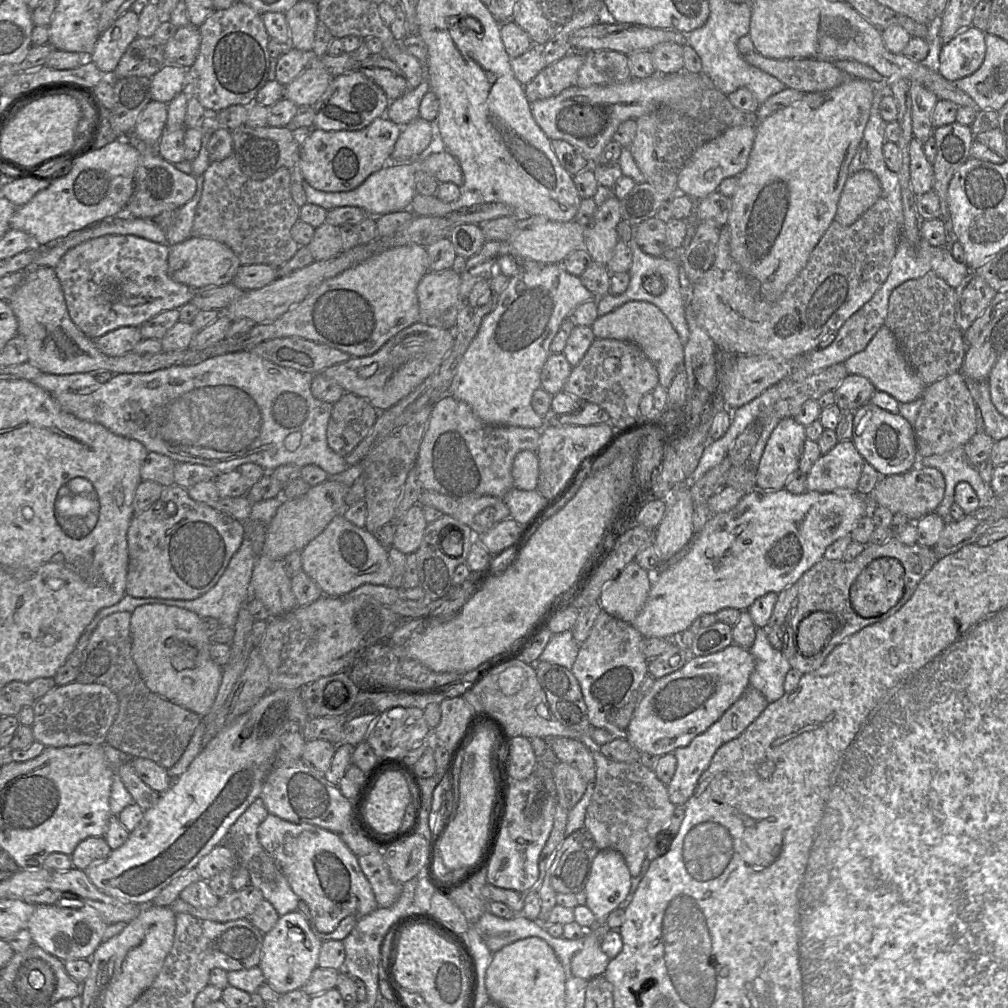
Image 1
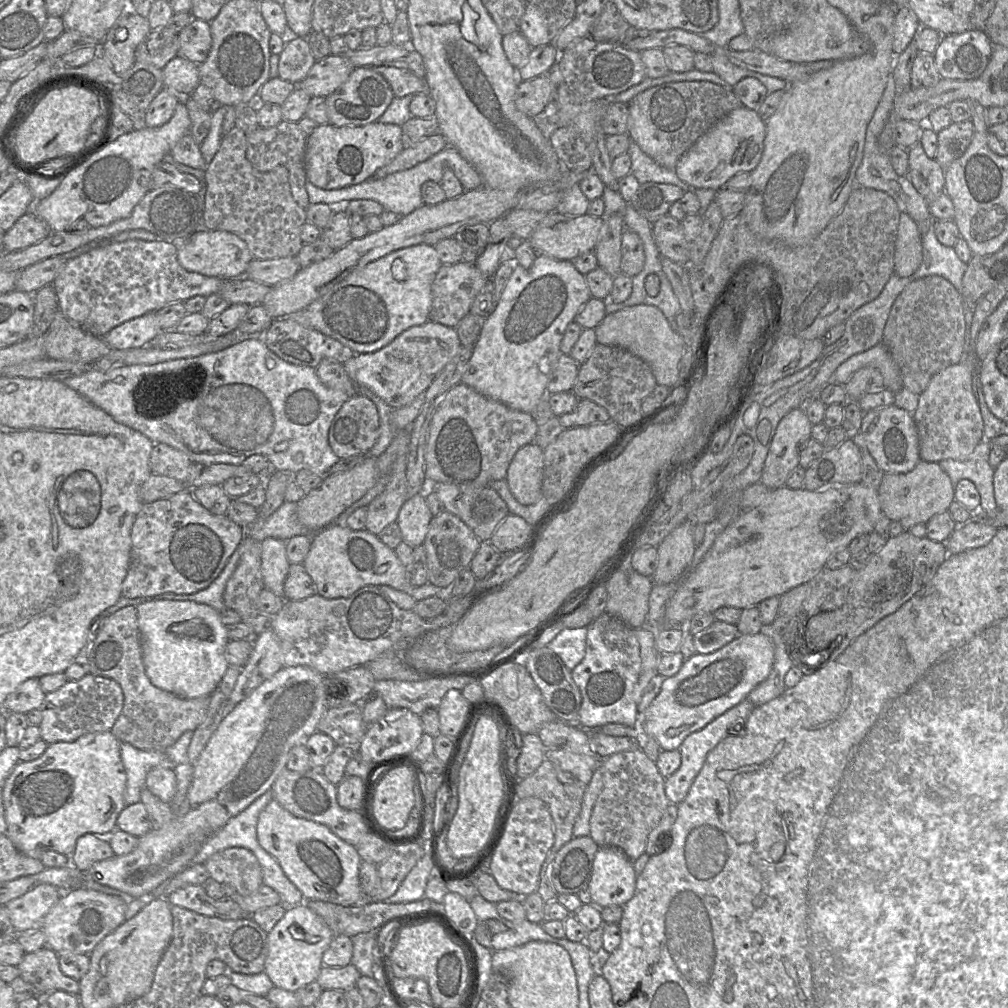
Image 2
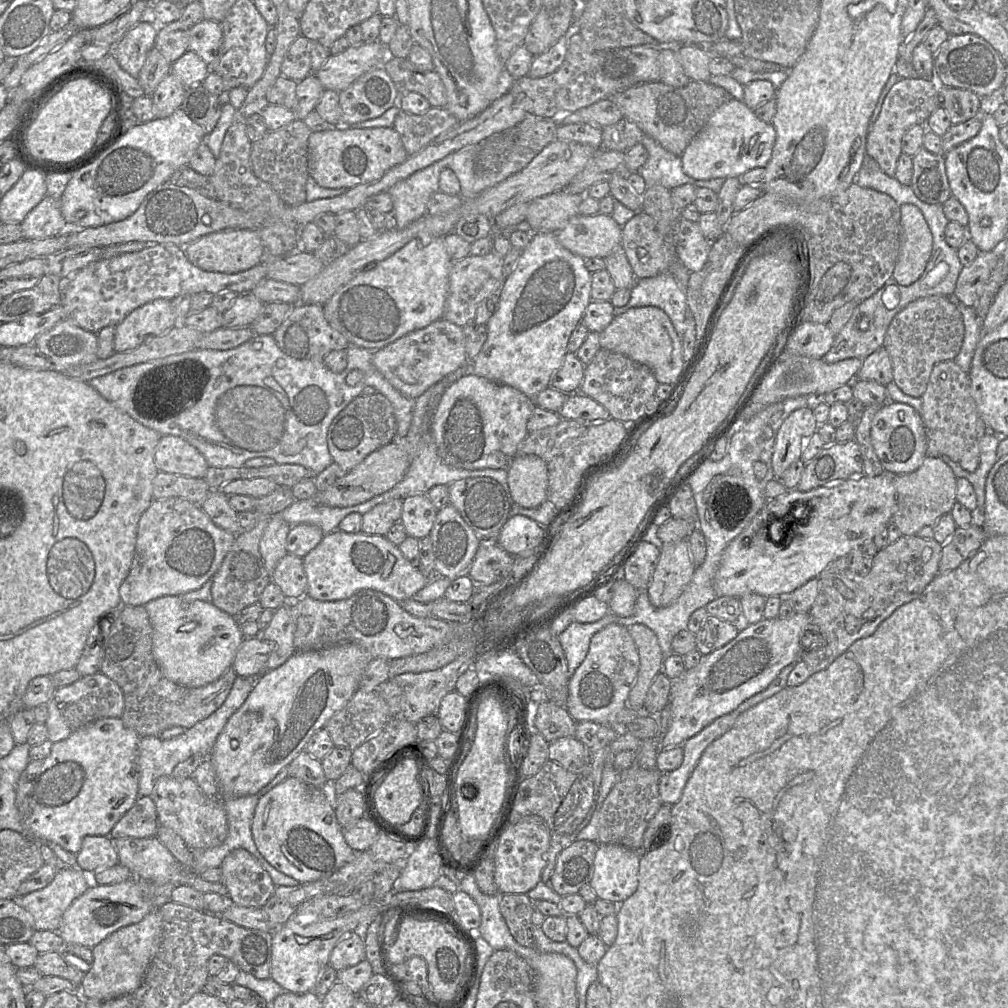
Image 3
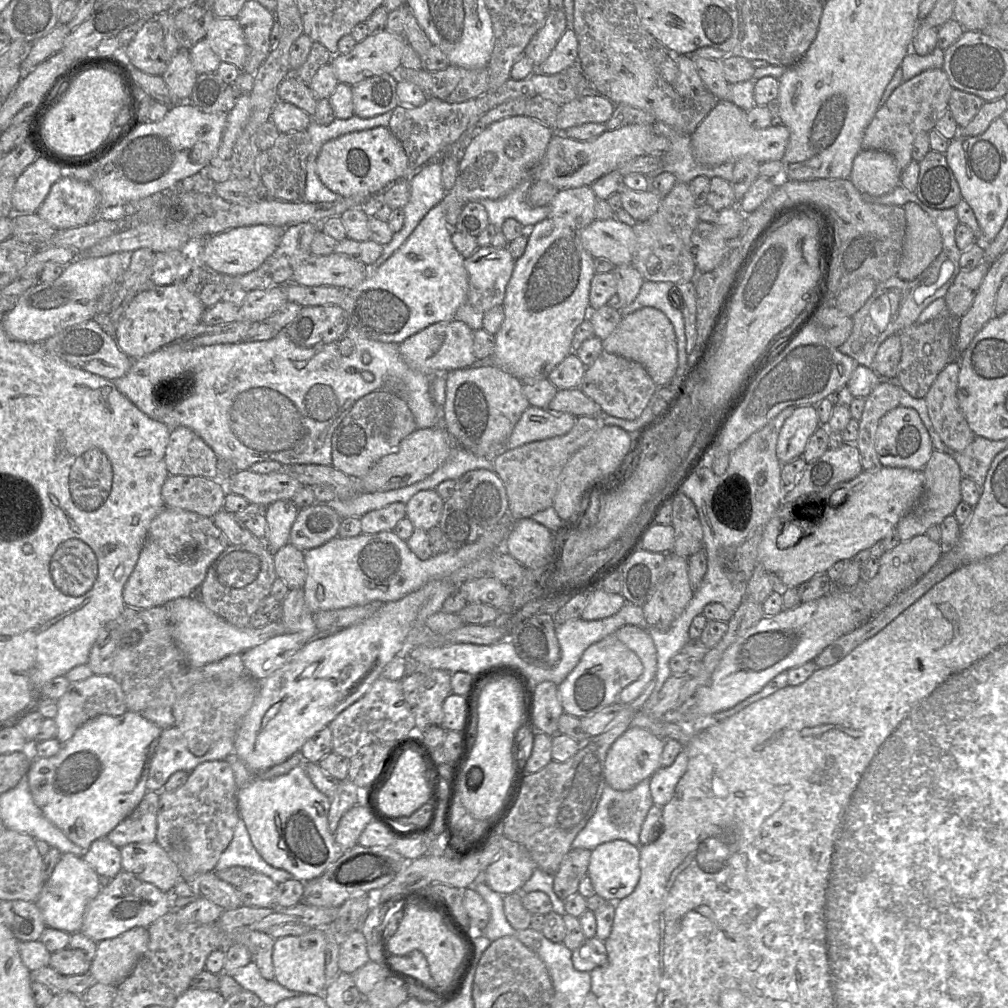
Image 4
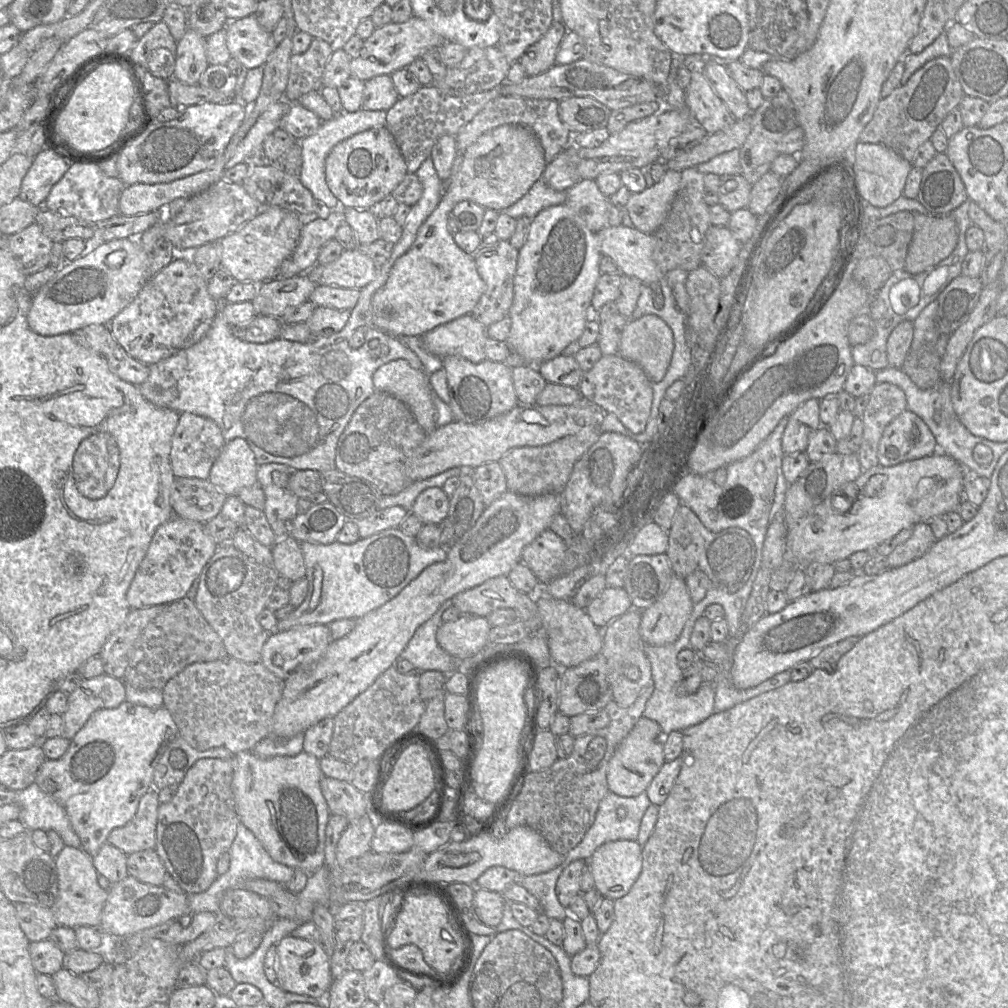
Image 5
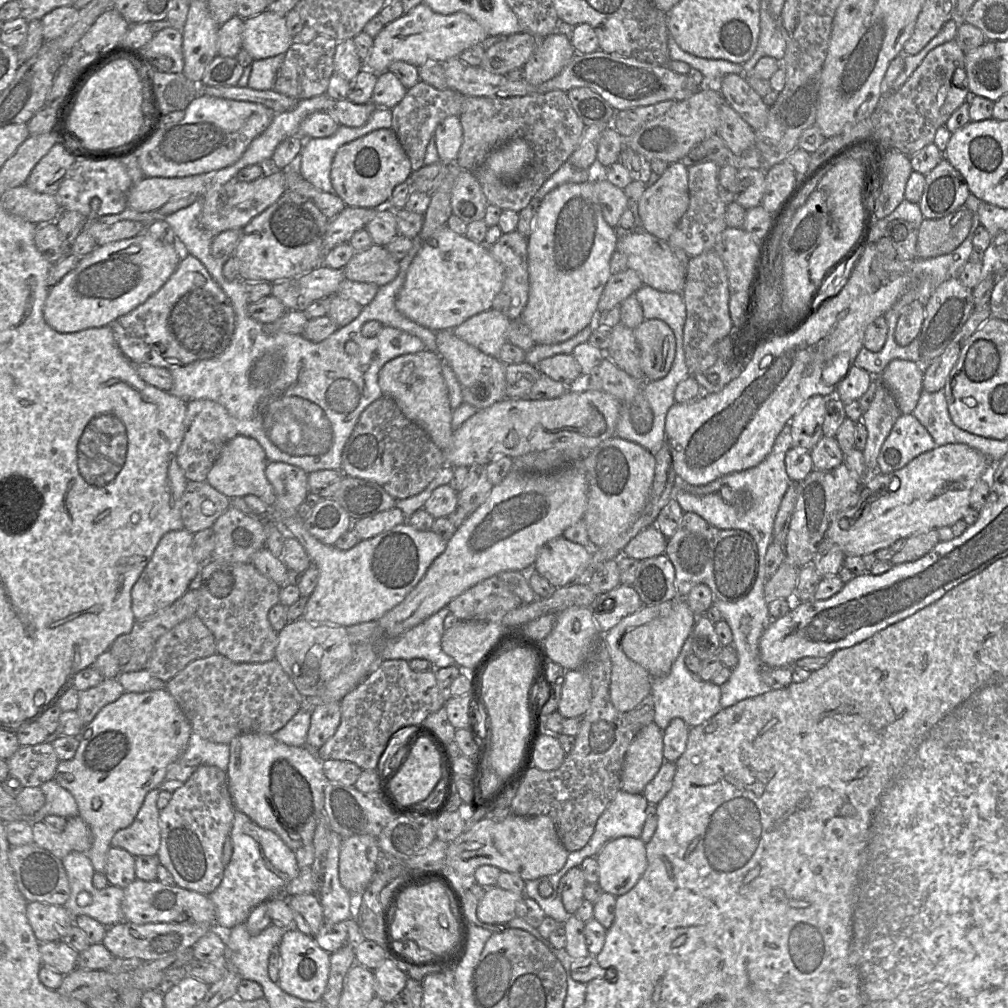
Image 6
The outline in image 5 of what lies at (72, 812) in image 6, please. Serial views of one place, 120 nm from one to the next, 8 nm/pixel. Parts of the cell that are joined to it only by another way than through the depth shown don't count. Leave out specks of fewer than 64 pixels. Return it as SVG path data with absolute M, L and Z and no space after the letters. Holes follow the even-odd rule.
M32 783L23 790L15 791L13 803L19 806L18 820L28 832L36 829L54 830L62 838L65 846L81 847L81 841L72 829L63 806Z

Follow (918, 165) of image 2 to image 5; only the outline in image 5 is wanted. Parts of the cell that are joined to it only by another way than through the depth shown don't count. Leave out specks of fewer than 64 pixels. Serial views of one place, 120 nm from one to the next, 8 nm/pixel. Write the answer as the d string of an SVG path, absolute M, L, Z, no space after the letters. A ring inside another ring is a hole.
M936 153L922 169L918 200L935 216L949 215L969 200L966 187L946 153Z

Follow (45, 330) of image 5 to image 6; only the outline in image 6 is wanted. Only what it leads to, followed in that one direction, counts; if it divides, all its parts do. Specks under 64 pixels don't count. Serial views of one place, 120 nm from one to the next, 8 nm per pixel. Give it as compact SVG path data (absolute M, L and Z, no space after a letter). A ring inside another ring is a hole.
M145 231L131 238L96 246L91 253L80 257L77 266L50 288L44 318L60 333L111 325L155 294L179 262L173 244L155 239Z

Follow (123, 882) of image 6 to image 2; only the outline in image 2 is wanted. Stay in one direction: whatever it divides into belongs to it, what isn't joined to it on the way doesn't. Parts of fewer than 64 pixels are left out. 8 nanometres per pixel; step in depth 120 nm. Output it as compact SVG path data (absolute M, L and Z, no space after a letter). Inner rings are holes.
M93 833L80 836L76 841L76 849L72 863L82 872L89 871L93 864L115 856L112 847L105 838Z

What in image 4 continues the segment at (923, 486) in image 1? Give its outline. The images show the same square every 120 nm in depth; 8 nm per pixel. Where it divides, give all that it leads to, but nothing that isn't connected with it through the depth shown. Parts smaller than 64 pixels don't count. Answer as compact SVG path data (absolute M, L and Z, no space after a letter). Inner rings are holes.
M934 449L923 472L925 477L924 492L913 509L902 517L896 526L901 542L925 534L932 525L940 525L947 516L954 514L958 504L962 501L961 481L963 473L952 456Z

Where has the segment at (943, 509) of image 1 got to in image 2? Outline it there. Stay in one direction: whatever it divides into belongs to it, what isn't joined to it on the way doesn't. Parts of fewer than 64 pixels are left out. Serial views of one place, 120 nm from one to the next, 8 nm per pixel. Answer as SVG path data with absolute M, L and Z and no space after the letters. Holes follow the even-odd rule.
M982 439L966 460L945 459L938 462L950 477L954 488L962 479L968 479L976 486L980 494L978 512L983 516L976 520L990 520L998 510L993 486L995 469L989 464L991 449L990 440Z

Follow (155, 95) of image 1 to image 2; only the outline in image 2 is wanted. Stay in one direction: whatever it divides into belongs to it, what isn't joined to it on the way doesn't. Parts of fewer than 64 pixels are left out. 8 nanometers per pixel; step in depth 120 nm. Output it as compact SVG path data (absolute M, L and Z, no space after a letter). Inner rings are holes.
M176 56L162 69L164 88L180 97L187 97L200 84L198 64Z

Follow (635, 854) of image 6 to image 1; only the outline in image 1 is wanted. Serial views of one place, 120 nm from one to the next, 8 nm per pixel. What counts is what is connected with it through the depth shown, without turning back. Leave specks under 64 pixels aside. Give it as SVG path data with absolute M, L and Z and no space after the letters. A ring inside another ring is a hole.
M599 850L593 860L591 872L585 885L586 906L593 912L596 924L606 924L607 916L619 908L627 897L631 887L632 876L623 856L615 850Z

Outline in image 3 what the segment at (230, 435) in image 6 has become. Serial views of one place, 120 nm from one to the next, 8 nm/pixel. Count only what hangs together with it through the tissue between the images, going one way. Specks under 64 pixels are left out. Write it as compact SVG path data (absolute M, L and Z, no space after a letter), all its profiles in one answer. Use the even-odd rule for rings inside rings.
M173 435L160 437L155 464L160 472L191 478L204 478L209 468L204 456L194 446Z

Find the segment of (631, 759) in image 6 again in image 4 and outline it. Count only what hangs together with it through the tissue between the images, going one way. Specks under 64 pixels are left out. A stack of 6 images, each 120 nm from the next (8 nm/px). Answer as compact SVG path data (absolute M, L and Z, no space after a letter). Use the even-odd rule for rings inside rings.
M629 727L607 752L604 762L606 783L615 790L630 790L642 780L650 778L661 766L664 745L664 738L640 727Z

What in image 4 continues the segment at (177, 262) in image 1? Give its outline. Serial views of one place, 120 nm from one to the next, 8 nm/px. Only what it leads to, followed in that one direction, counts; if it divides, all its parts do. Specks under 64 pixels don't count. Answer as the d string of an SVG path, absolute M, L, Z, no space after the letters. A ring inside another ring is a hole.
M257 224L231 228L204 239L200 262L210 271L237 276L257 269L277 248L285 228Z

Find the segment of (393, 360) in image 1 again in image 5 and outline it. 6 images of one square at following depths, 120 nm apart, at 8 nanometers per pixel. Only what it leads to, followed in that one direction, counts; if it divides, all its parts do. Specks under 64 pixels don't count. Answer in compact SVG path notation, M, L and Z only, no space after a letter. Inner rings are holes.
M466 314L439 325L422 336L424 347L431 354L444 358L460 356L479 363L486 359L487 327Z

